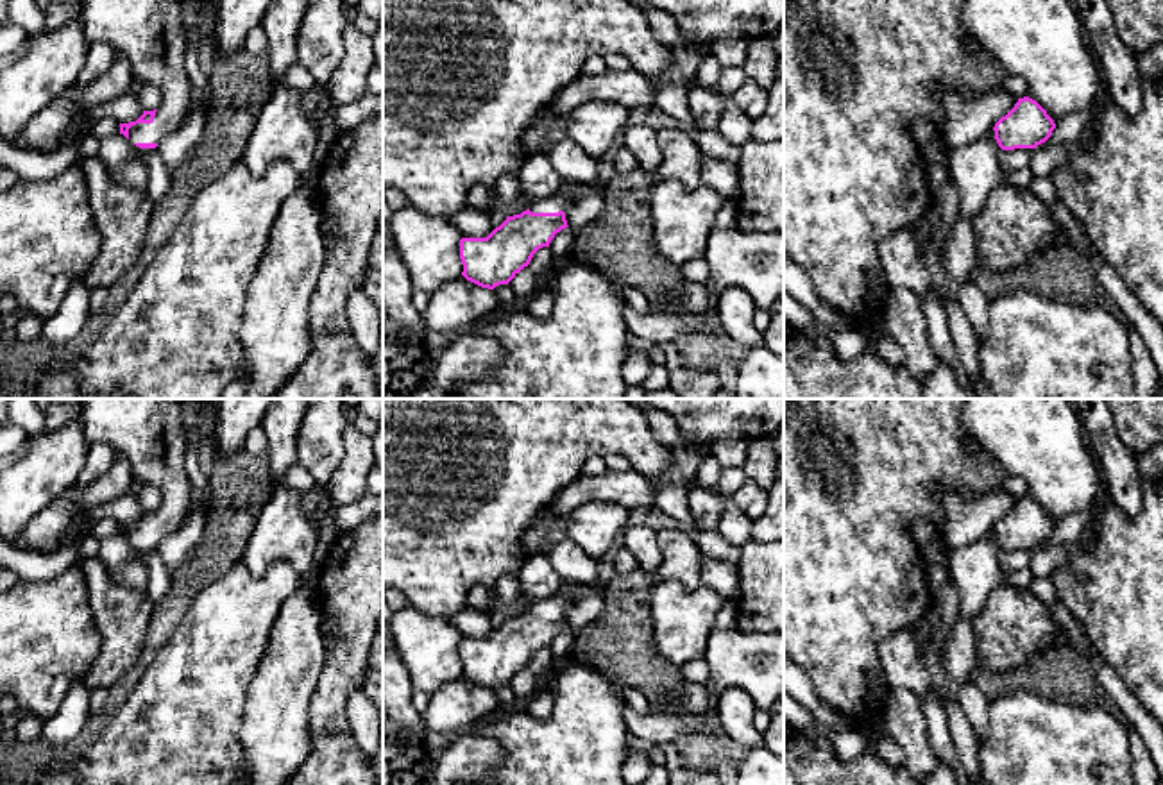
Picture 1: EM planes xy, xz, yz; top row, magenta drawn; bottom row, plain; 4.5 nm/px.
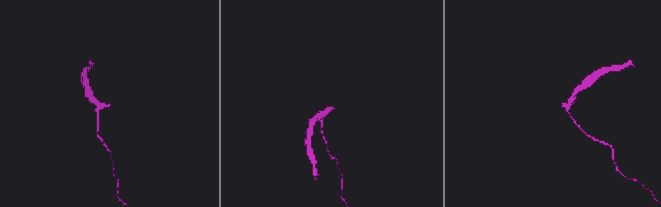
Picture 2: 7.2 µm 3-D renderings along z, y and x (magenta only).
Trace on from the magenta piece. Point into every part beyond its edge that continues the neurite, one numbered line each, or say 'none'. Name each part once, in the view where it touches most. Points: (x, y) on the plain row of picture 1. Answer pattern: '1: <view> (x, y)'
1: xy (149, 433)

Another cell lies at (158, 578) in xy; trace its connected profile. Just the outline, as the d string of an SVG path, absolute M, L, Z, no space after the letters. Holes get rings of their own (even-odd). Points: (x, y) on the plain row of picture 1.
M156 549L145 551L147 595L152 604L159 603L172 585L172 576Z

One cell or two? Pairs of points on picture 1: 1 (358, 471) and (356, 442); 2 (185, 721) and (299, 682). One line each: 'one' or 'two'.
1: one
2: two

